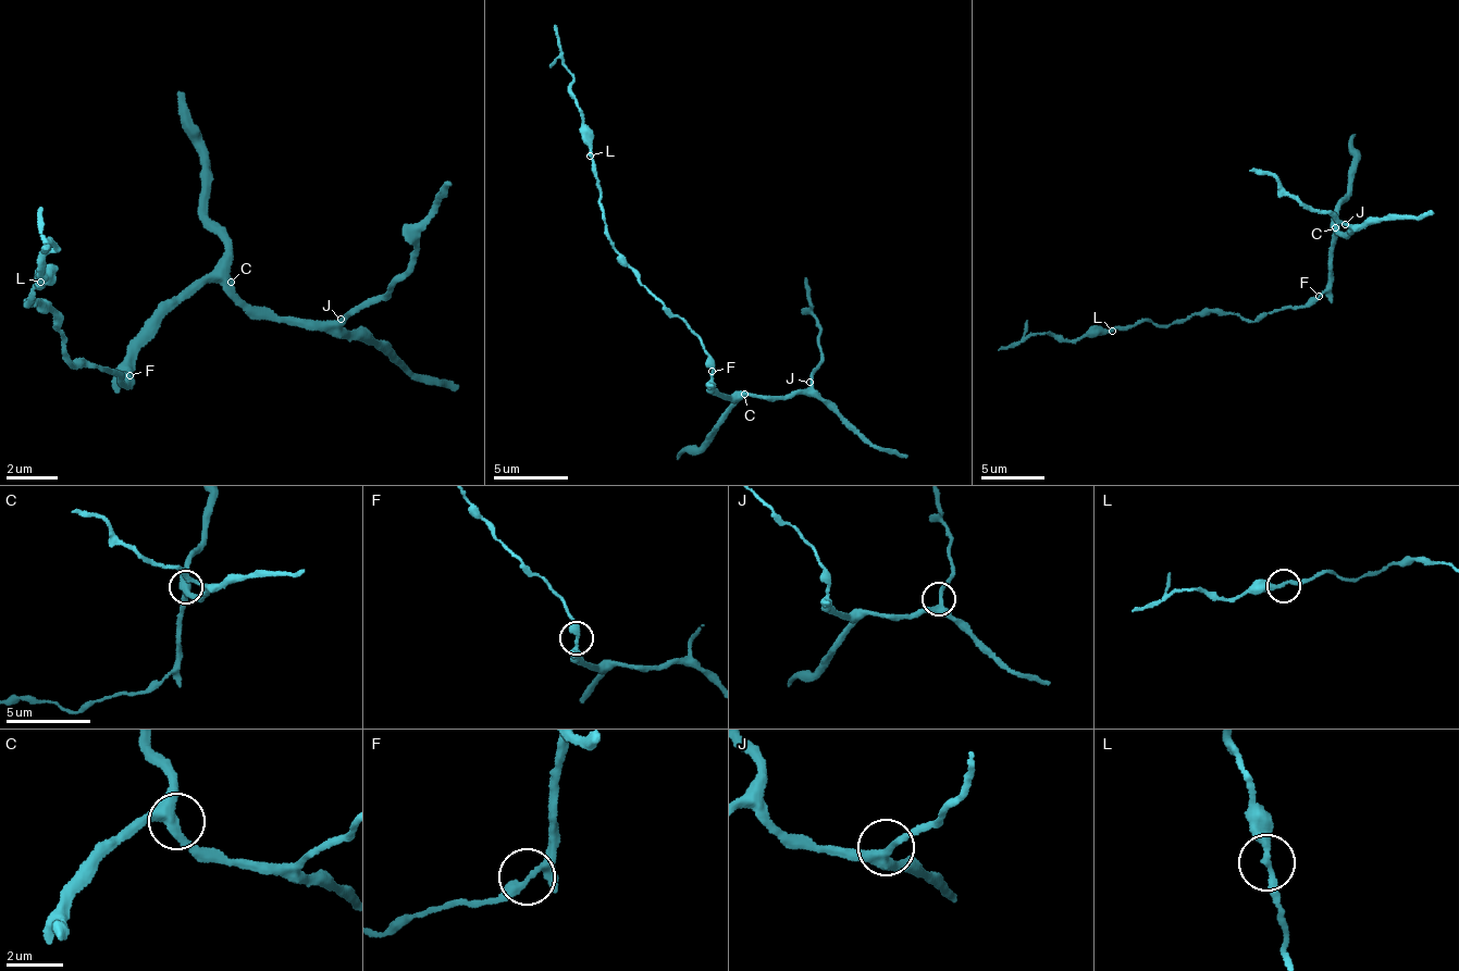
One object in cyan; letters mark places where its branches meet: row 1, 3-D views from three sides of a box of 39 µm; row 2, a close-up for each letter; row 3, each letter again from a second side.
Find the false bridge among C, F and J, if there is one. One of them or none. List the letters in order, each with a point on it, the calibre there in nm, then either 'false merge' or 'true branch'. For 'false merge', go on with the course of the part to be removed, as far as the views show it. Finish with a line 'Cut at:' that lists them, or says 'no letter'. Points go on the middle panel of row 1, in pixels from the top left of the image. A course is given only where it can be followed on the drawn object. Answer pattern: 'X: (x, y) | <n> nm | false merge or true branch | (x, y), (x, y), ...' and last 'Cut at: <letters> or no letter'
C: (744, 394) | 360 nm | true branch
F: (712, 371) | 240 nm | true branch
J: (810, 382) | 240 nm | true branch
Cut at: no letter

